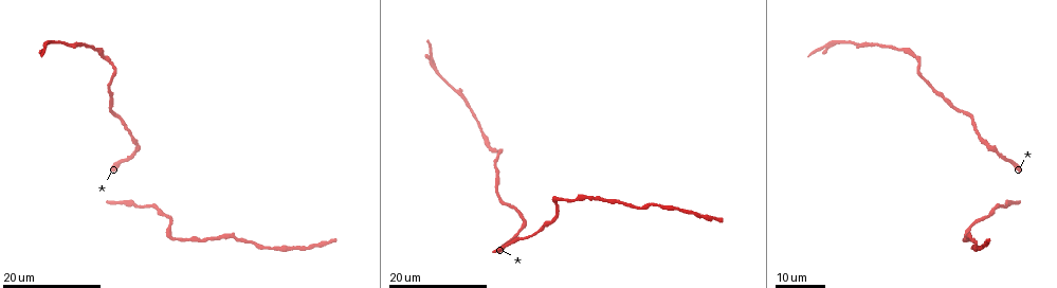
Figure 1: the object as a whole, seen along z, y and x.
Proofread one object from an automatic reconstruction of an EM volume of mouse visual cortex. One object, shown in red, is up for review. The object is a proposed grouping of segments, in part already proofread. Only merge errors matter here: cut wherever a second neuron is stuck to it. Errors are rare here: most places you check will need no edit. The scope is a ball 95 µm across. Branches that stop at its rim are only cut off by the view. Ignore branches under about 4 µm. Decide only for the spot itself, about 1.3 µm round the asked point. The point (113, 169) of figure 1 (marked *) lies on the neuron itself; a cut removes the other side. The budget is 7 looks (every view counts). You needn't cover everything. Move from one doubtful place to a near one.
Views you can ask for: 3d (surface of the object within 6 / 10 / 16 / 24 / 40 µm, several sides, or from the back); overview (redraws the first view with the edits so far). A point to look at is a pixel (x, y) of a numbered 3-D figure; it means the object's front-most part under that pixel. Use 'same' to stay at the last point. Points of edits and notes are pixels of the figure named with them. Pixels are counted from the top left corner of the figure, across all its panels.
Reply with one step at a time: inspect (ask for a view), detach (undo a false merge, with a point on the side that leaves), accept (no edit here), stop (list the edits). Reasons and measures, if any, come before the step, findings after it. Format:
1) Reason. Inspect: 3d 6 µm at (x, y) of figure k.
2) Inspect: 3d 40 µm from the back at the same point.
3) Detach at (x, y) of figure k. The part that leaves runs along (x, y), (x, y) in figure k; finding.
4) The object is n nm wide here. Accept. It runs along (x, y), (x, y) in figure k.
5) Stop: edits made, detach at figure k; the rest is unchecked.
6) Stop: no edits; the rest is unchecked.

Calibre changes. Inspect: 3d 24 µm at (172, 238) of figure 1.

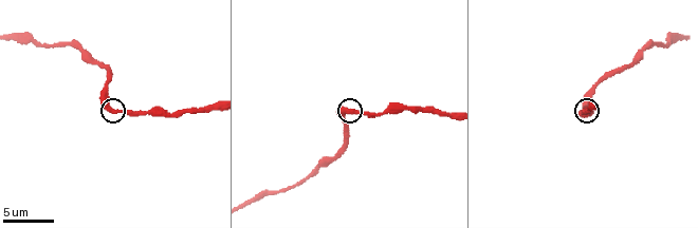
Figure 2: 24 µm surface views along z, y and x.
Inspect: 3d 6 µm at (111, 110) of figure 2.

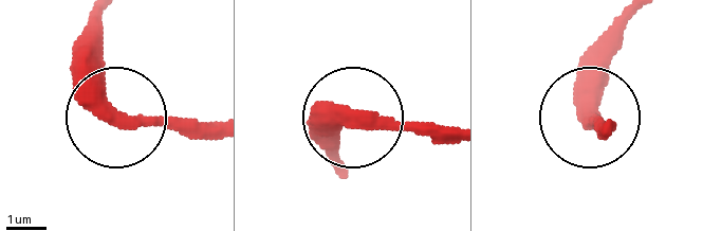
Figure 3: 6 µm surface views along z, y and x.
Accept. It runs along (339, 165), (339, 125), (349, 118), (450, 125) in figure 3; continuous, no second neuron.

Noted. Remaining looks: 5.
Thick turns thin. Inspect: 3d 24 µm at (496, 185) of figure 1.

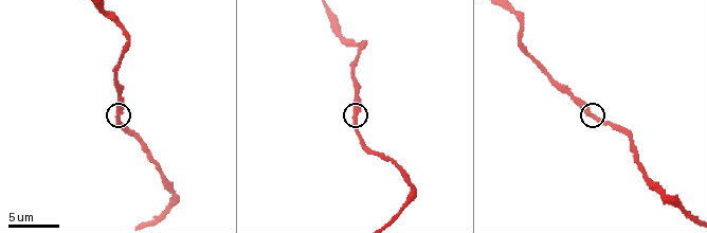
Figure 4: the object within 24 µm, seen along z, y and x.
Inspect: 3d 10 µm at (117, 118) of figure 4.

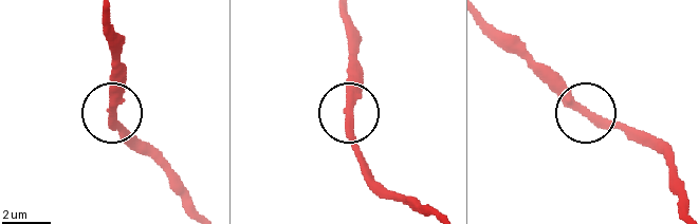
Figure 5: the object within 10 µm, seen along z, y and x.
Accept. It runs along (433, 213), (397, 199), (362, 156), (348, 108), (353, 56) in figure 5; one neuron here.

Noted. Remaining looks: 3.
Inspect: 3d 24 µm at (69, 44) of figure 1.

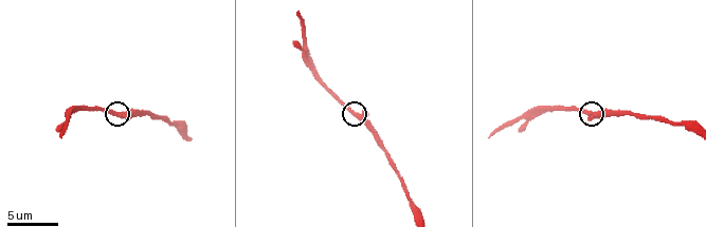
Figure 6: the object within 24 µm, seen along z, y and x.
Closer look. Inspect: 3d 6 µm at (354, 114) of figure 6.

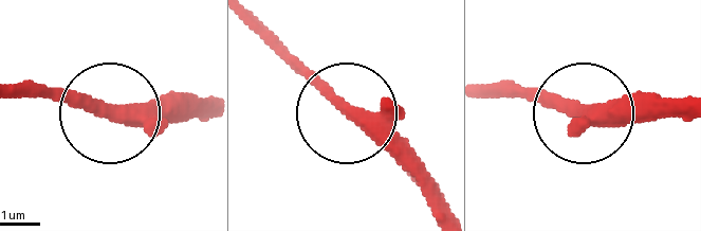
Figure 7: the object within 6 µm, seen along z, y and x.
3 arms meet here. Accept. It runs along (441, 207), (252, 18) in figure 7; continuous, no second neuron.

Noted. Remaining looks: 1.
Sudden change in width. Inspect: 3d 10 µm at (668, 41) of figure 2.

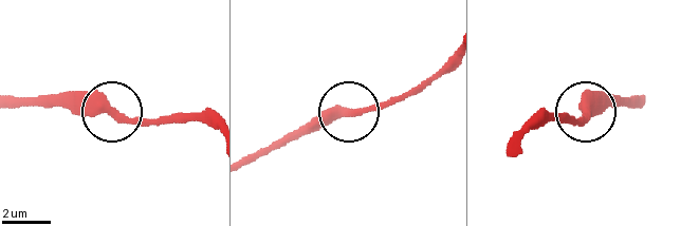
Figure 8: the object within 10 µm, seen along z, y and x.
Accept. Continuous, no second neuron.

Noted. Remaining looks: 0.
Stop: no edits; the rest is unchecked.

